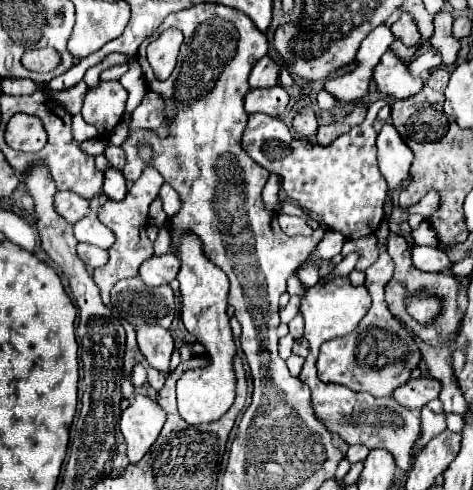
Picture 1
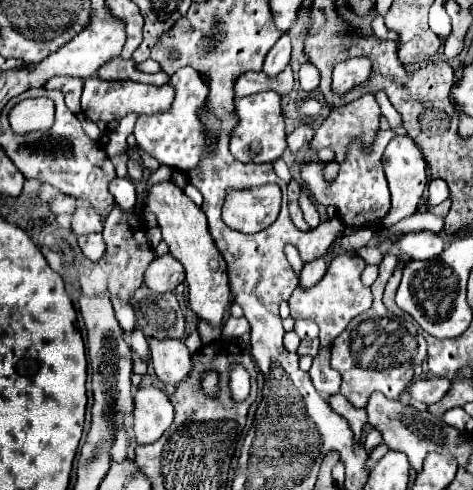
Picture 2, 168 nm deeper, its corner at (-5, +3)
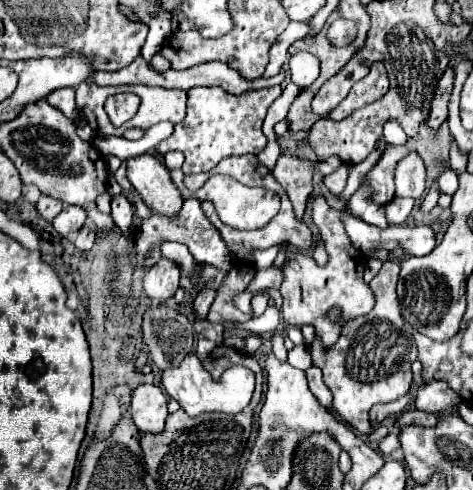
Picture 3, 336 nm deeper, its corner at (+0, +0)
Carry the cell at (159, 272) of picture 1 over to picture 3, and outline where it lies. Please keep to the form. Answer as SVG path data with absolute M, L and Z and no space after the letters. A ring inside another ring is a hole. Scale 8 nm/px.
M161 258L155 266L149 268L143 282L145 292L153 302L167 302L179 288L179 268L175 262Z

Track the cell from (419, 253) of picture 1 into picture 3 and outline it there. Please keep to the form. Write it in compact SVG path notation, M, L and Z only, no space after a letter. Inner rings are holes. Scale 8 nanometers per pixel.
M347 210L343 212L343 222L351 244L361 252L381 248L387 252L405 250L411 256L427 256L435 248L435 232L431 226L377 228L353 218Z

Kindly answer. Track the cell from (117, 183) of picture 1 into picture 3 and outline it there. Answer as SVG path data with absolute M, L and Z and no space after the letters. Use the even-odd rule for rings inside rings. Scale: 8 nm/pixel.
M125 194L111 196L111 208L113 208L111 216L113 216L117 228L127 234L131 228L131 220L133 220L133 206L131 206L129 198Z

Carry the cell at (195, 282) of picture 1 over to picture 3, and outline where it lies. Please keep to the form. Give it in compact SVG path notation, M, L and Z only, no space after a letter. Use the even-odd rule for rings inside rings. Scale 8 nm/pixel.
M141 154L127 160L127 178L133 184L141 200L151 208L151 212L173 218L183 206L181 192L171 180L169 170L153 154Z

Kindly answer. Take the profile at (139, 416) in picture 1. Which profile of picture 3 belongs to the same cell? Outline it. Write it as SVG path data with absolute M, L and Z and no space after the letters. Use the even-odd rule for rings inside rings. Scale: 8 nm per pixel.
M141 384L133 390L129 412L141 434L159 434L167 420L167 396L155 384Z

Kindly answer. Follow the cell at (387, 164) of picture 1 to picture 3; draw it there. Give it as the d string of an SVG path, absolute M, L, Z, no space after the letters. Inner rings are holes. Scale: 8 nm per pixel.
M409 150L409 154L397 162L395 188L395 196L399 198L421 198L425 190L425 166L417 152Z

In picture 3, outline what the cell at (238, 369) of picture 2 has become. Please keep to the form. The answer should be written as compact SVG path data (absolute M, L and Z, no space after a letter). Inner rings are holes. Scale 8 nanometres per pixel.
M187 354L183 358L181 366L169 366L169 370L165 370L161 374L161 384L163 384L165 392L171 398L175 398L189 416L197 416L203 412L237 414L251 402L251 396L255 390L255 376L249 368L235 365L222 374L219 382L213 382L209 372L201 366L201 360L197 358L197 354Z

